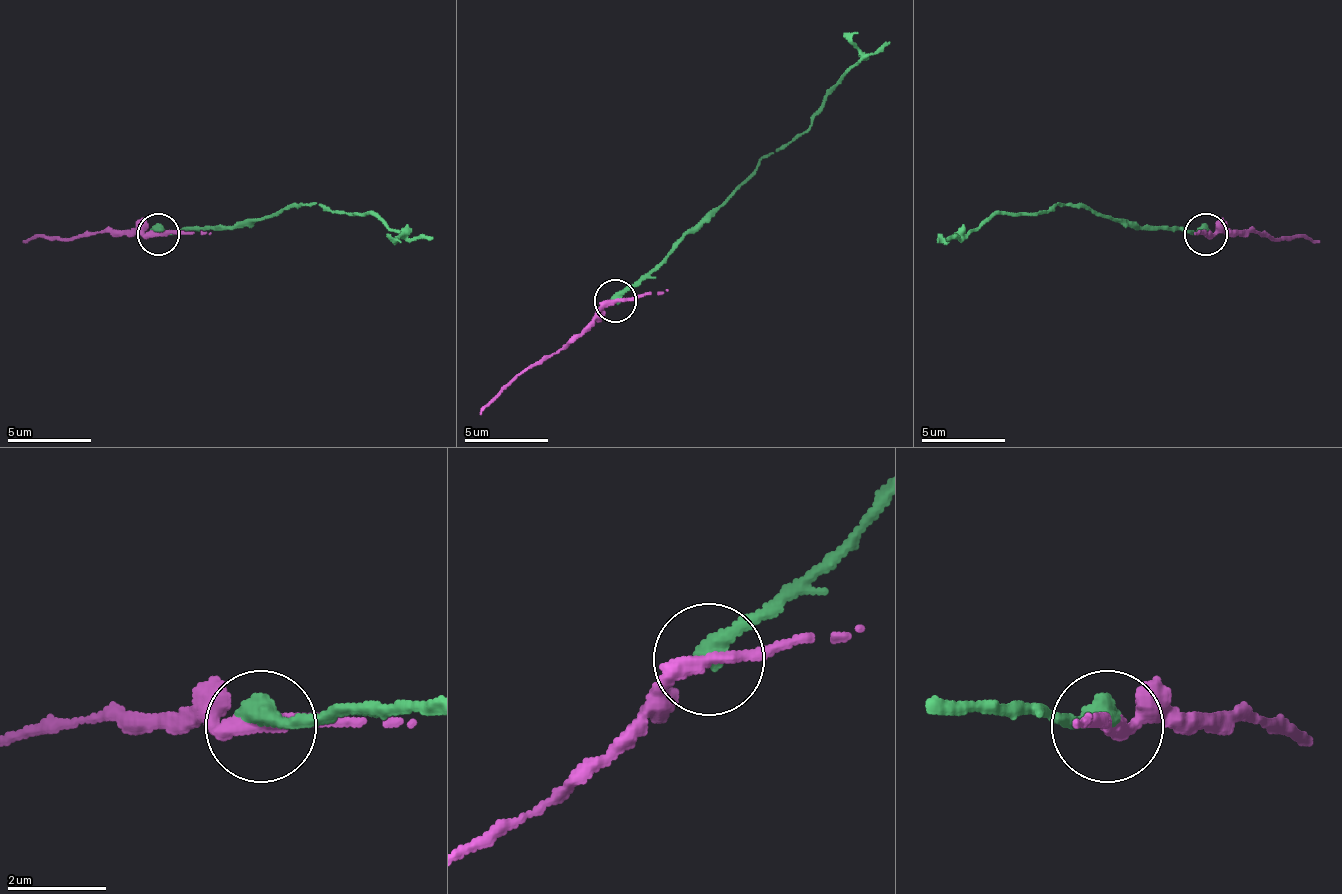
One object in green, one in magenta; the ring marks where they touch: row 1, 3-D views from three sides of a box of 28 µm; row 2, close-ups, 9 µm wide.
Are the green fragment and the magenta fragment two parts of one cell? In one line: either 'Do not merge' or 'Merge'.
Do not merge

